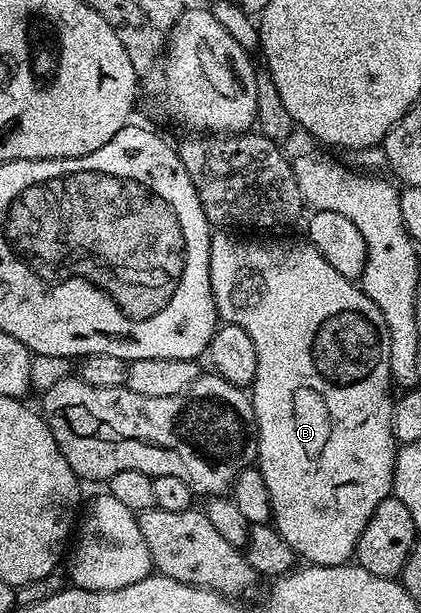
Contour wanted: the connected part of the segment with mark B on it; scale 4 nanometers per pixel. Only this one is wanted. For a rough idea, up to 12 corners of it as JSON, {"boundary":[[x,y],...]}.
{"boundary":[[211,234],[271,520],[355,555],[392,495],[389,330],[306,239]]}

